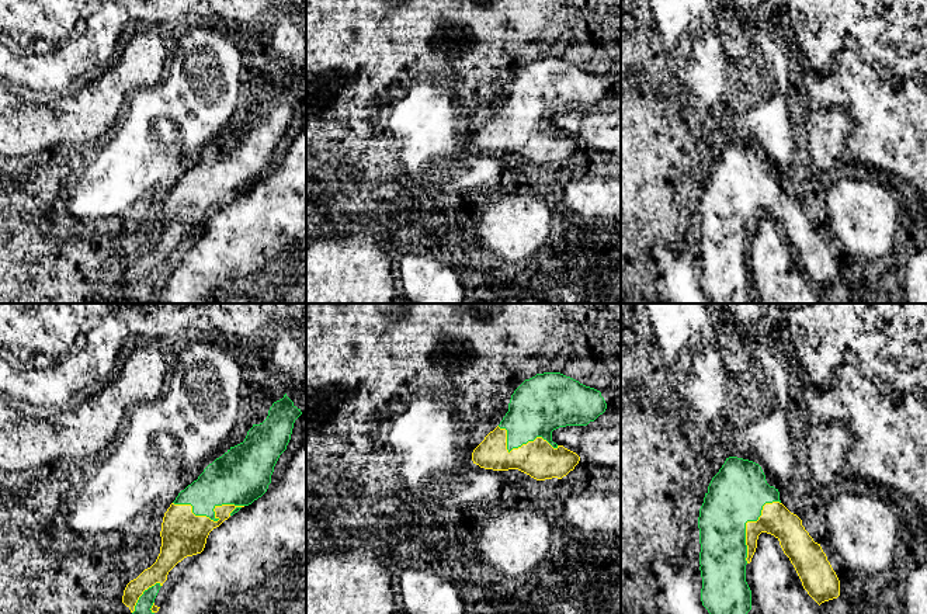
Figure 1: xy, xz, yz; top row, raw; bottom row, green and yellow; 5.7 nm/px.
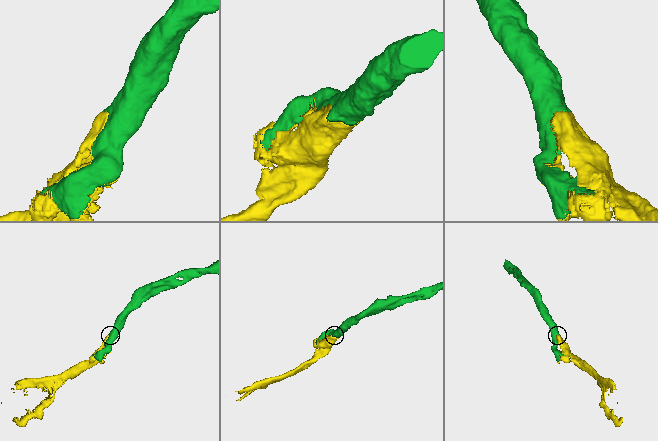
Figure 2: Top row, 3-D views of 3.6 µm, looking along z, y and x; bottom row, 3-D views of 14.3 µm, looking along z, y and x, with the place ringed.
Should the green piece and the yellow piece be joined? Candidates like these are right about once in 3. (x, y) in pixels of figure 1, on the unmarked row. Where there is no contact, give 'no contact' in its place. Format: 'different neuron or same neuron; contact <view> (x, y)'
same neuron; contact xy (211, 204)

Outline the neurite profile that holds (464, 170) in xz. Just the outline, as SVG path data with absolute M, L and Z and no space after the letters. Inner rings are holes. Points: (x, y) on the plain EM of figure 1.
M459 162L449 167L444 176L427 181L496 181L503 167L473 167L469 162Z

